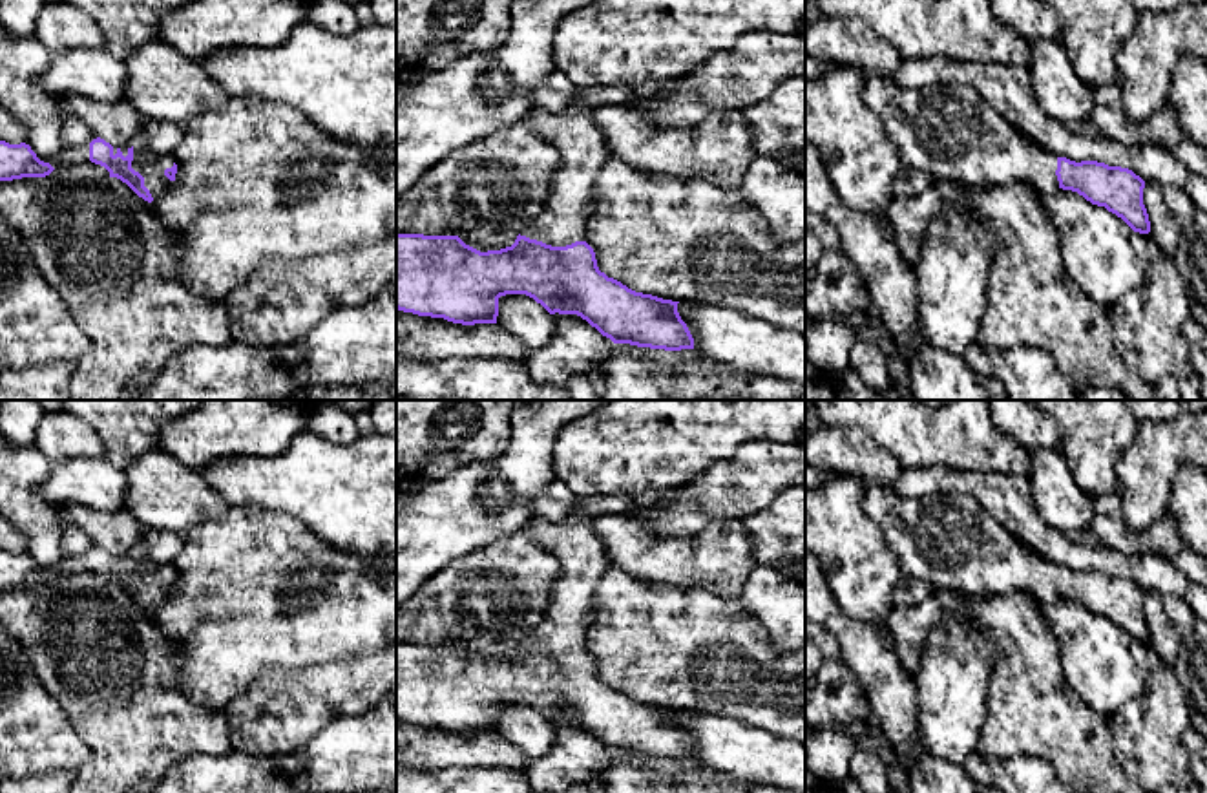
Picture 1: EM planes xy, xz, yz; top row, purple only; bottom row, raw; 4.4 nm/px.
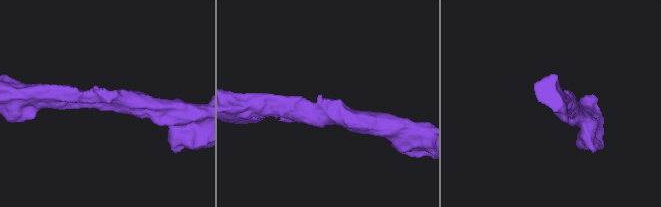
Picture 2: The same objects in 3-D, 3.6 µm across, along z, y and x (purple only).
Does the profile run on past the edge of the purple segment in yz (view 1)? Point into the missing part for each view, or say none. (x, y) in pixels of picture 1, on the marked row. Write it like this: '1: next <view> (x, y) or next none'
1: next yz (948, 130)

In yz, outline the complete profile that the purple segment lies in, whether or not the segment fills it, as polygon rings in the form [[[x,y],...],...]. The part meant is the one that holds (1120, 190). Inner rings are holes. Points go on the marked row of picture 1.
[[[862,71],[864,100],[882,119],[904,166],[955,185],[1028,183],[1039,194],[1072,190],[1149,234],[1145,181],[1128,168],[1055,157],[1026,139],[968,84],[904,90]]]

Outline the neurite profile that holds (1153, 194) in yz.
[[[1145,183],[1143,205],[1150,221],[1149,236],[1163,248],[1165,254],[1176,256],[1181,241],[1181,230],[1165,205],[1163,188],[1154,183]]]

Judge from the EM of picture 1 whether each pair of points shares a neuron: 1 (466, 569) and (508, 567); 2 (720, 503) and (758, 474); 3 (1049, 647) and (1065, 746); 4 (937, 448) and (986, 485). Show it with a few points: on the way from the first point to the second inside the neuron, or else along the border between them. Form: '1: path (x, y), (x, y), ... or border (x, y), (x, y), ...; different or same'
1: path (477, 569), (497, 569); same
2: path (729, 494), (749, 481); same
3: path (1049, 671), (1049, 717), (1054, 722); same
4: border (926, 466), (1010, 475); different

